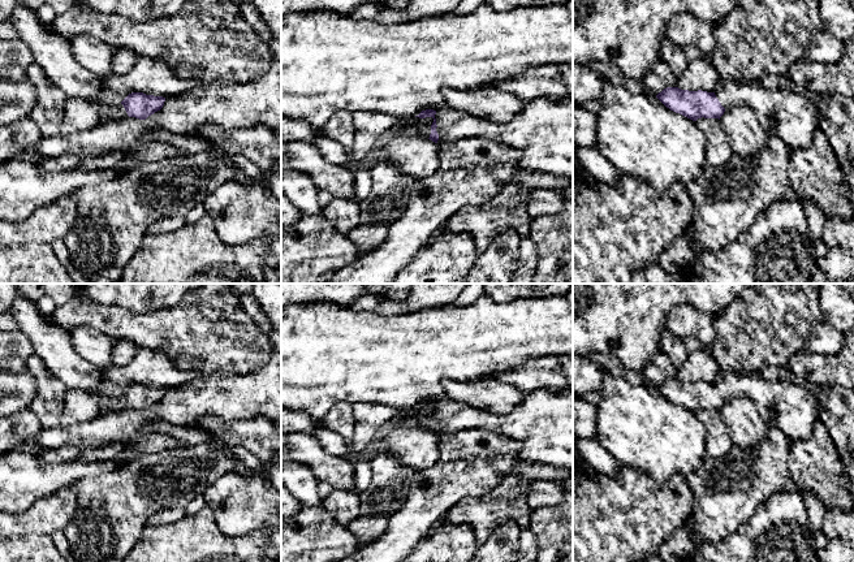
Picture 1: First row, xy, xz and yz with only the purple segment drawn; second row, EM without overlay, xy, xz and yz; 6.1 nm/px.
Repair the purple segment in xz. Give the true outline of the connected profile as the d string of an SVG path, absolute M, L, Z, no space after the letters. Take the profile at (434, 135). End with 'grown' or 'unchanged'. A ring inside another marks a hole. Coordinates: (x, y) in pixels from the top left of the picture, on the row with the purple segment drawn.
M426 109L426 111L422 111L418 116L415 117L419 117L419 118L426 118L426 117L432 117L434 118L434 122L431 125L431 134L430 134L430 138L432 142L437 143L439 140L439 134L436 131L436 118L435 118L435 114L436 114L436 111L434 109Z; unchanged

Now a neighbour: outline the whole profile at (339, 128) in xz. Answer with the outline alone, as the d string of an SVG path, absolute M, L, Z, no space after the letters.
M346 109L335 111L322 134L349 150L354 143L353 113Z

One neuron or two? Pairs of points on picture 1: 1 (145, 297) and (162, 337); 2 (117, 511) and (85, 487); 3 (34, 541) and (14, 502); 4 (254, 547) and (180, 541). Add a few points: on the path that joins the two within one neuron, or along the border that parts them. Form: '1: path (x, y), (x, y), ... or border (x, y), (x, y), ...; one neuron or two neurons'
1: border (179, 302), (147, 312), (132, 312), (120, 307); two neurons
2: path (110, 502), (104, 496), (94, 493); one neuron
3: border (46, 497), (35, 501), (22, 511), (13, 513); two neurons
4: path (236, 547), (215, 547), (206, 541), (198, 541); one neuron

